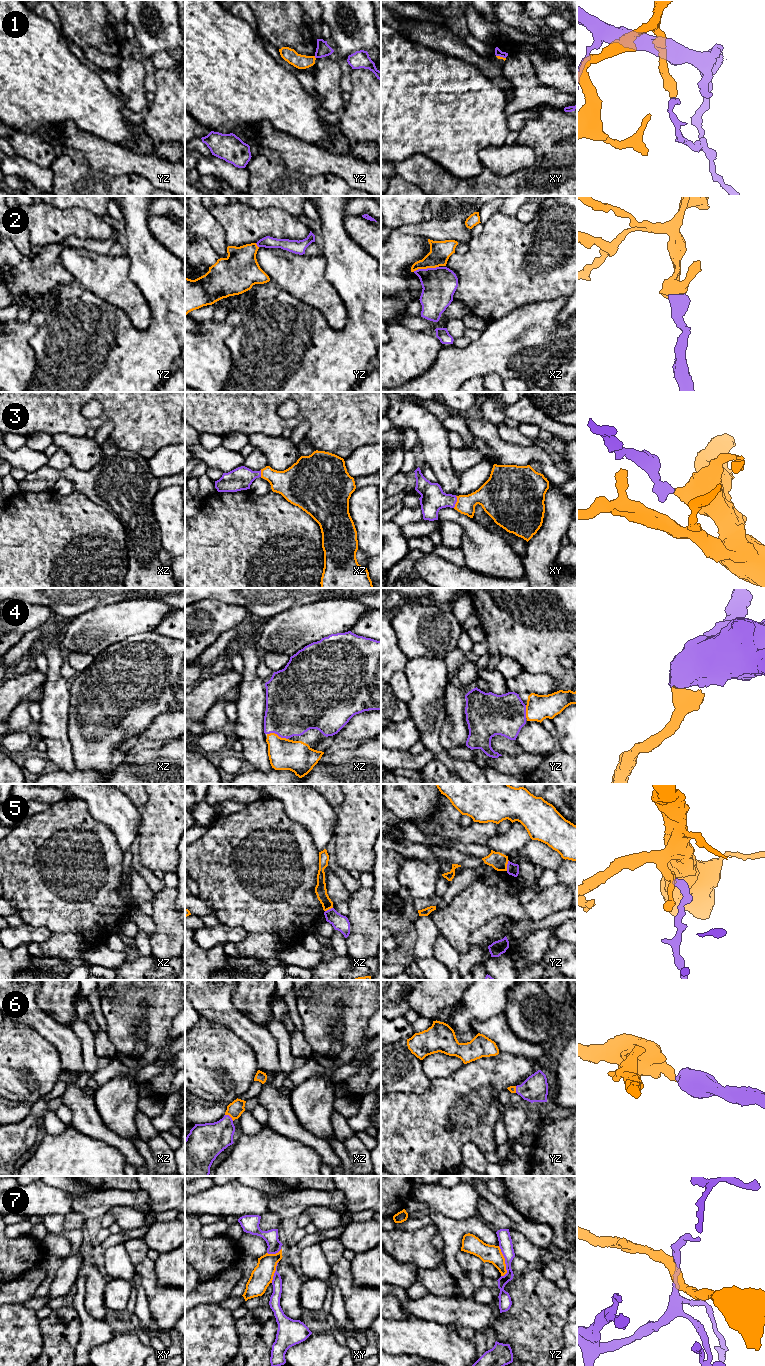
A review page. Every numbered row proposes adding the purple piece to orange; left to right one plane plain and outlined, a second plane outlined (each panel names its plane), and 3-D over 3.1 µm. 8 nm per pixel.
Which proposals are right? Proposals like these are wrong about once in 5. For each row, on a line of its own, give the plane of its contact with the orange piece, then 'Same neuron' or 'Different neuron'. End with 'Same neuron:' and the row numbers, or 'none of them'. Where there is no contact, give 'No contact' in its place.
1: Touches orange in yz. Different neuron
2: Touches orange in xz. Same neuron
3: Touches orange in xy. Same neuron
4: Touches orange in xz. Same neuron
5: Touches orange in yz. Different neuron
6: Touches orange in xz. Same neuron
7: Touches orange in yz. Different neuron
Same neuron: 2, 3, 4, 6

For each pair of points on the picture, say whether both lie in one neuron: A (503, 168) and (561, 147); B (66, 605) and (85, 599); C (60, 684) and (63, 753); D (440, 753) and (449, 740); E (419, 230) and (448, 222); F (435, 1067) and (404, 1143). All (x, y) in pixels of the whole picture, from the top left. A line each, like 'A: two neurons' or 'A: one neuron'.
A: two neurons
B: one neuron
C: one neuron
D: two neurons
E: one neuron
F: two neurons

